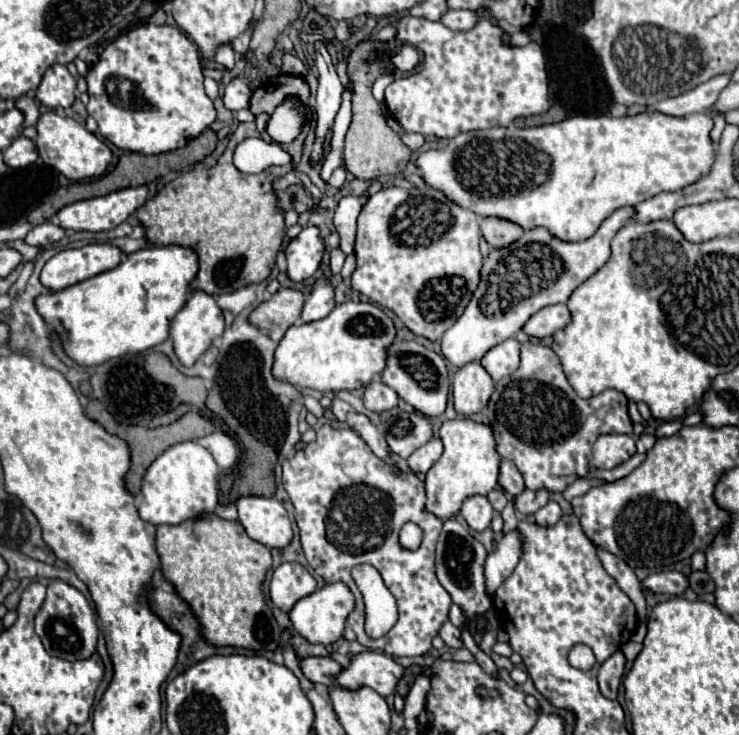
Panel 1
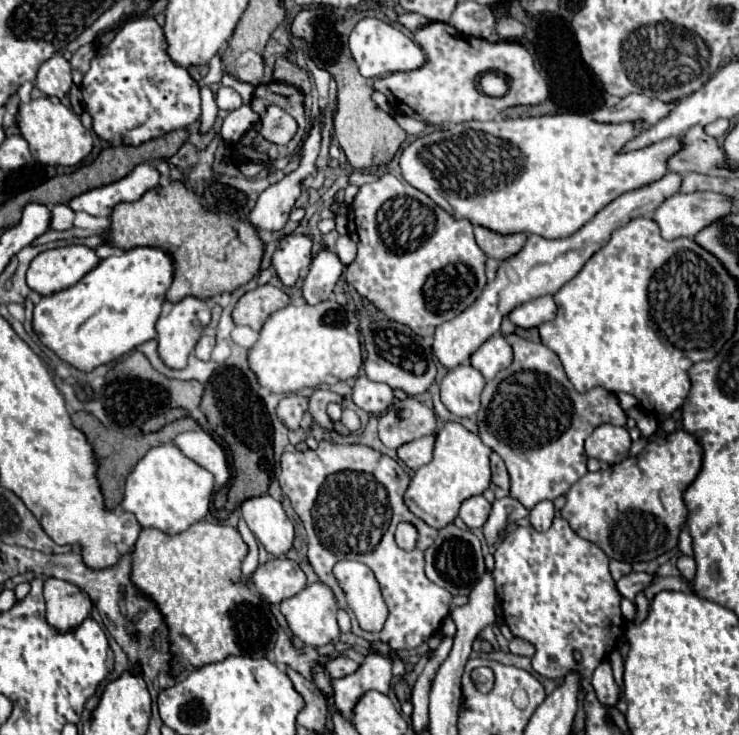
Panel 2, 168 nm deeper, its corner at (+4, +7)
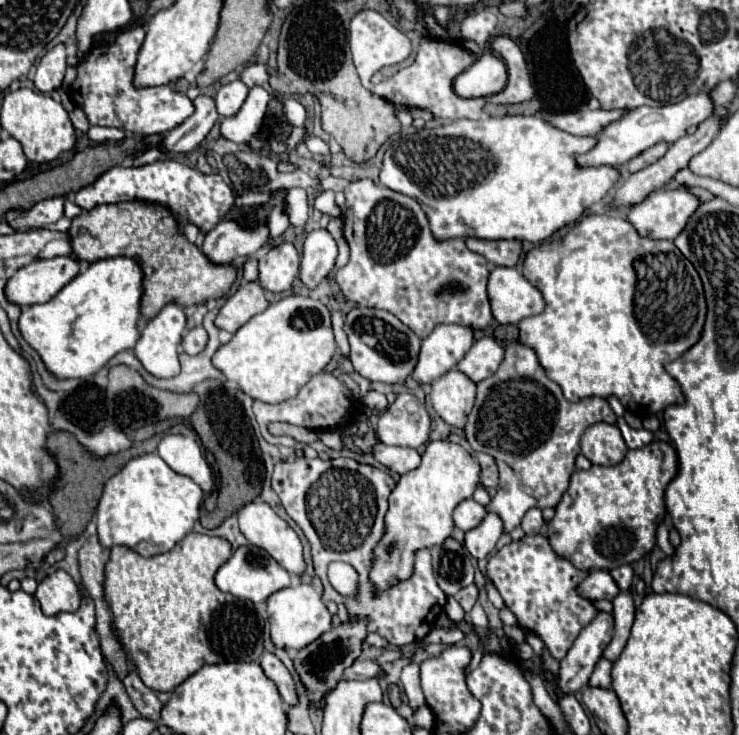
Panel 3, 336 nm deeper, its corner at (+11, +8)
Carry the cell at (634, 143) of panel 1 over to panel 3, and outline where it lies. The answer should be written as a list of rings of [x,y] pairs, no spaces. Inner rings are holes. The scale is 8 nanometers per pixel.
[[[502,116],[486,120],[454,120],[432,130],[394,140],[384,154],[380,184],[412,196],[424,208],[430,230],[436,240],[450,238],[486,238],[486,240],[526,240],[538,244],[556,230],[576,222],[592,204],[602,202],[612,184],[620,178],[616,168],[580,168],[576,156],[588,152],[596,144],[594,138],[580,138],[562,132],[536,116]]]

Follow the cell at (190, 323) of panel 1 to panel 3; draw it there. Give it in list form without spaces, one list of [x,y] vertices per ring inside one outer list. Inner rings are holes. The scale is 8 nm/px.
[[[166,304],[166,308],[146,324],[142,338],[134,346],[134,354],[152,376],[172,378],[180,372],[178,346],[184,328],[186,316],[176,304]]]

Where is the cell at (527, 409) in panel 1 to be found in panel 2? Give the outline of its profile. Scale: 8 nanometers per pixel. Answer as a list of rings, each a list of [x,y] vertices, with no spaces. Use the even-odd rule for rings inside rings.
[[[515,333],[509,335],[507,341],[513,347],[515,359],[495,379],[487,381],[481,393],[481,409],[477,413],[477,423],[483,443],[495,453],[499,453],[509,469],[511,497],[519,499],[527,509],[533,509],[543,499],[553,501],[555,497],[565,495],[569,487],[587,473],[587,455],[583,451],[585,437],[591,435],[591,431],[603,423],[625,425],[627,415],[621,409],[615,393],[603,387],[595,387],[591,389],[591,393],[577,393],[567,375],[563,373],[559,357],[543,343],[527,341]]]

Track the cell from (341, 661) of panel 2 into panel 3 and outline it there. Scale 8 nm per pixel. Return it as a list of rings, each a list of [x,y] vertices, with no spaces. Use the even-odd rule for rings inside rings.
[[[356,660],[348,670],[346,670],[346,678],[348,680],[368,680],[368,678],[380,678],[384,676],[386,672],[376,664],[376,662],[370,662],[370,660]]]

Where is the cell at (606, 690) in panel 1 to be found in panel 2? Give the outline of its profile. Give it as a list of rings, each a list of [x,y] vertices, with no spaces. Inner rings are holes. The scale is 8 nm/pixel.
[[[605,659],[605,661],[601,661],[597,665],[597,669],[593,673],[591,685],[593,685],[595,693],[597,693],[597,699],[603,705],[611,707],[611,705],[617,703],[617,699],[619,699],[619,687],[613,681],[613,669],[611,669],[611,661],[609,659]]]

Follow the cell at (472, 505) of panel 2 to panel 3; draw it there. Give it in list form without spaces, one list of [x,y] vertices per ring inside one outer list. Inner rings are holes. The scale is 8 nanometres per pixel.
[[[472,498],[460,502],[454,510],[454,524],[460,528],[460,530],[472,530],[480,524],[480,520],[486,516],[486,508],[478,502],[474,502]]]

